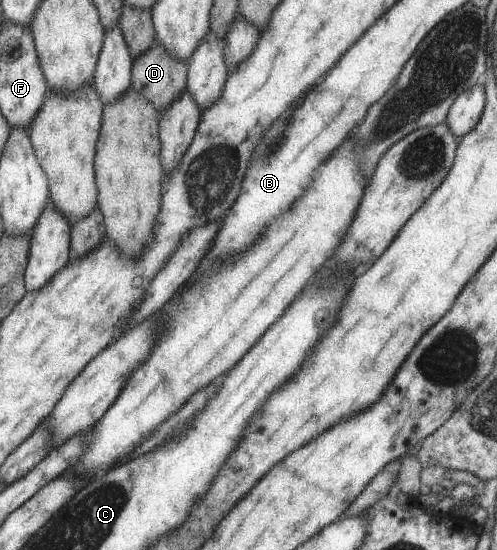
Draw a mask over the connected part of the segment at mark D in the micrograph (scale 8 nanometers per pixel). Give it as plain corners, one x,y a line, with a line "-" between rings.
158,42
139,58
132,58
131,86
159,113
186,90
186,63
171,56

